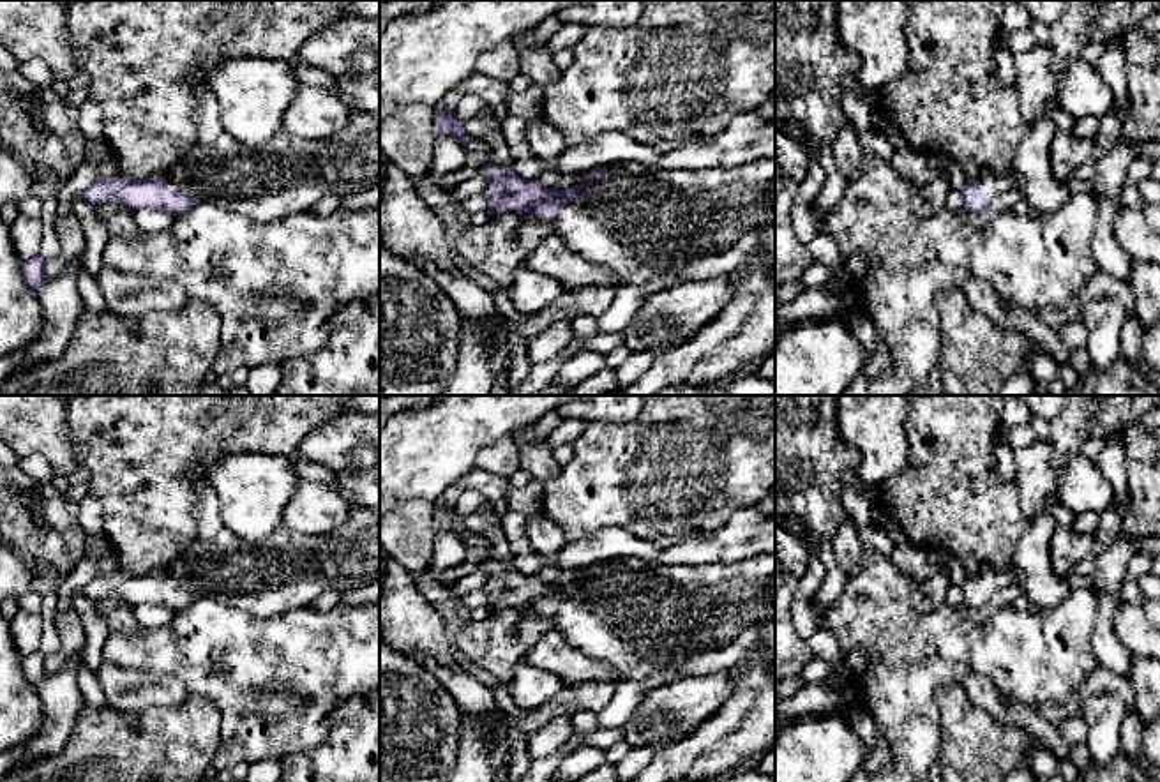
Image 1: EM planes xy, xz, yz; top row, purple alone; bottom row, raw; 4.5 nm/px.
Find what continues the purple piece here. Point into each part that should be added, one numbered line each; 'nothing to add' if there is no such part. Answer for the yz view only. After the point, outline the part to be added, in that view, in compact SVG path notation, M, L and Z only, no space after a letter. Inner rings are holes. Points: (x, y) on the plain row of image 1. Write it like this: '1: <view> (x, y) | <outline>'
1: yz (991, 579) | M983 565L978 574L982 588L985 588L992 597L1003 588L1015 584L1017 579L1015 565L1012 565L1008 570L996 570L991 565Z

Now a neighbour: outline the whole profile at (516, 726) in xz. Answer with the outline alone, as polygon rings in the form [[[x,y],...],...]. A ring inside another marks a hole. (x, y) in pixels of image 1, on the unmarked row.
[[[549,704],[535,711],[528,711],[526,715],[510,715],[501,708],[498,708],[498,711],[505,726],[505,731],[501,733],[501,743],[507,747],[519,738],[524,738],[535,733],[544,724],[544,720],[551,715]]]

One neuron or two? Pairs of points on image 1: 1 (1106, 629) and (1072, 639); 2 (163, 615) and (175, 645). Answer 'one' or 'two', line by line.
1: two
2: two

